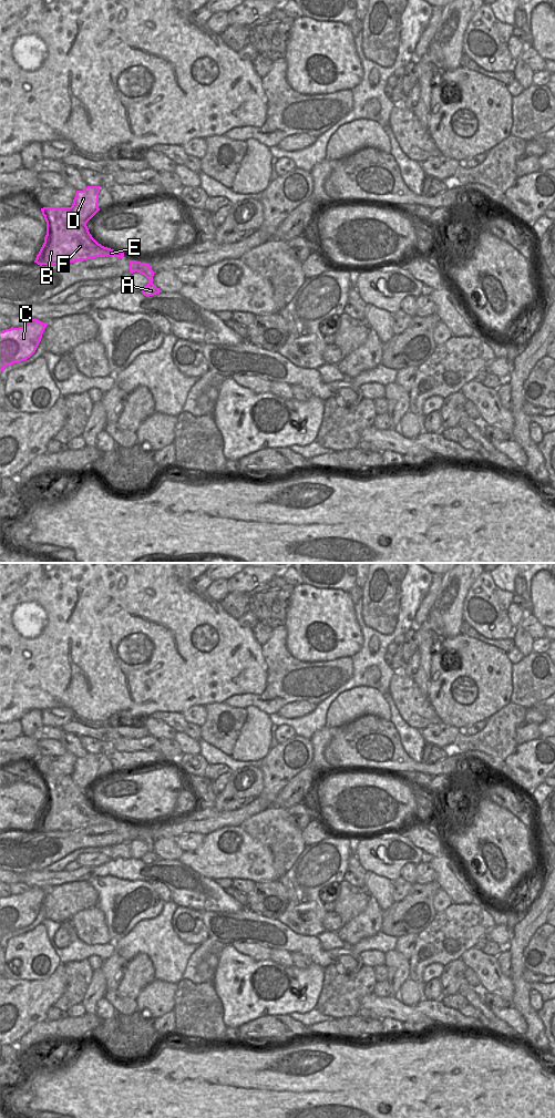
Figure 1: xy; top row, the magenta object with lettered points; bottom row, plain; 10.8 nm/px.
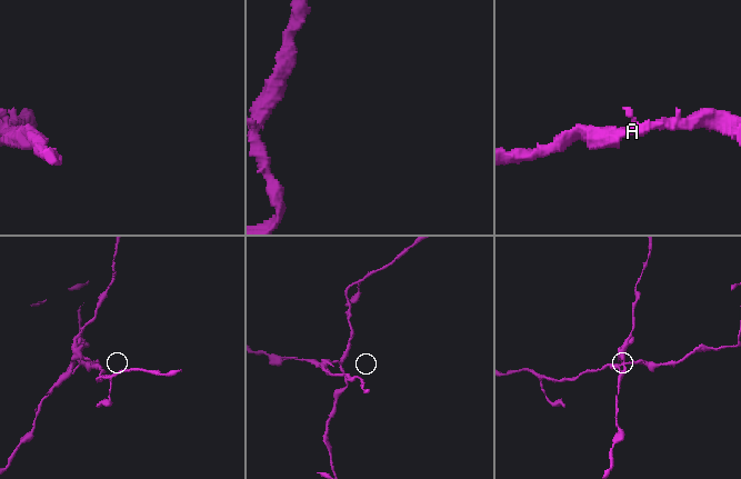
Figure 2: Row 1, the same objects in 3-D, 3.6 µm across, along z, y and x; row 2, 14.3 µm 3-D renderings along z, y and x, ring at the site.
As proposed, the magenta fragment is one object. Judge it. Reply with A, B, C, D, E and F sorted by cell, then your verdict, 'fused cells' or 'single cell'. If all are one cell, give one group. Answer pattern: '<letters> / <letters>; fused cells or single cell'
A / B C D E F; fused cells

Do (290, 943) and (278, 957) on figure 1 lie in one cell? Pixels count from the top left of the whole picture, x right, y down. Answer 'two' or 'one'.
two

